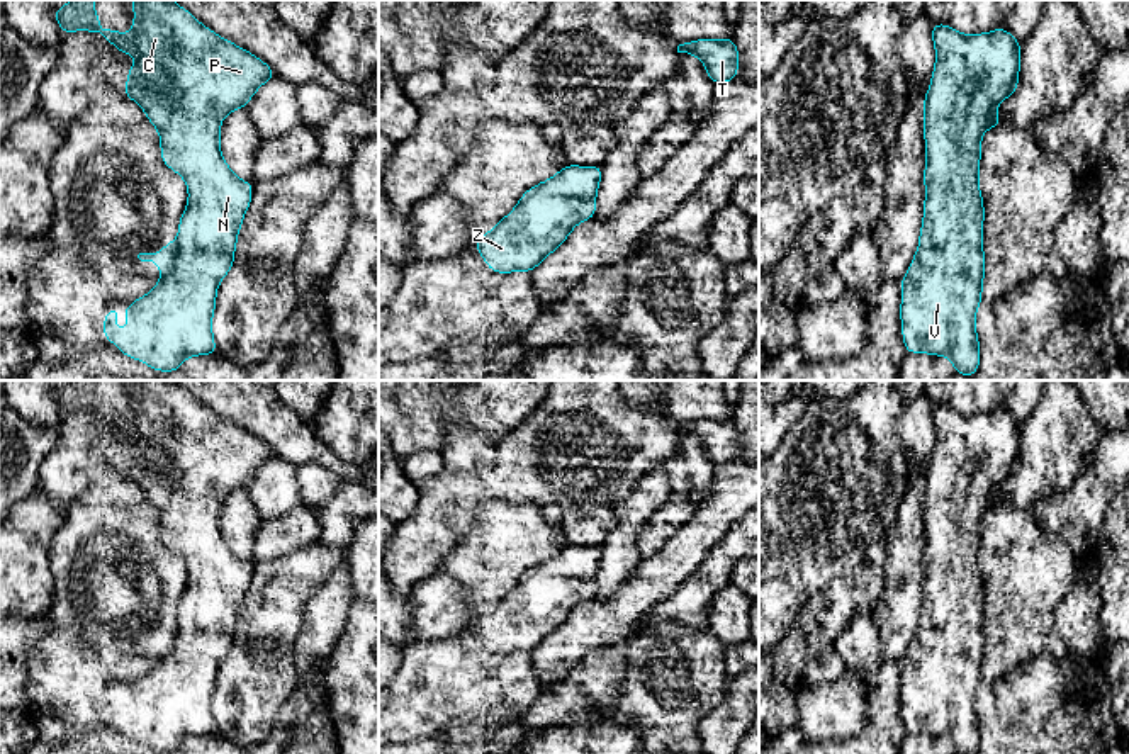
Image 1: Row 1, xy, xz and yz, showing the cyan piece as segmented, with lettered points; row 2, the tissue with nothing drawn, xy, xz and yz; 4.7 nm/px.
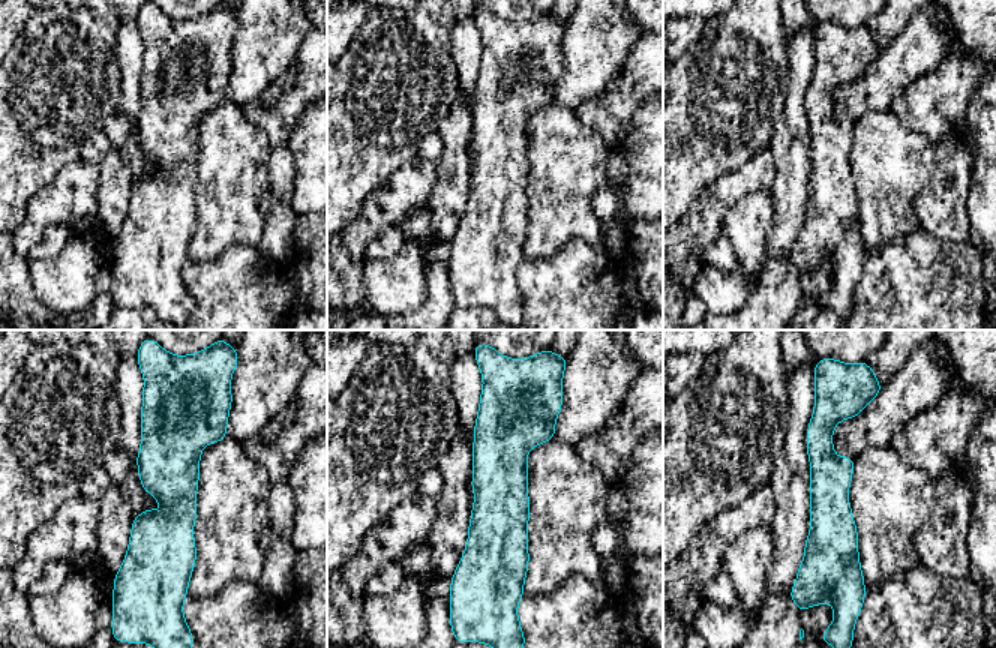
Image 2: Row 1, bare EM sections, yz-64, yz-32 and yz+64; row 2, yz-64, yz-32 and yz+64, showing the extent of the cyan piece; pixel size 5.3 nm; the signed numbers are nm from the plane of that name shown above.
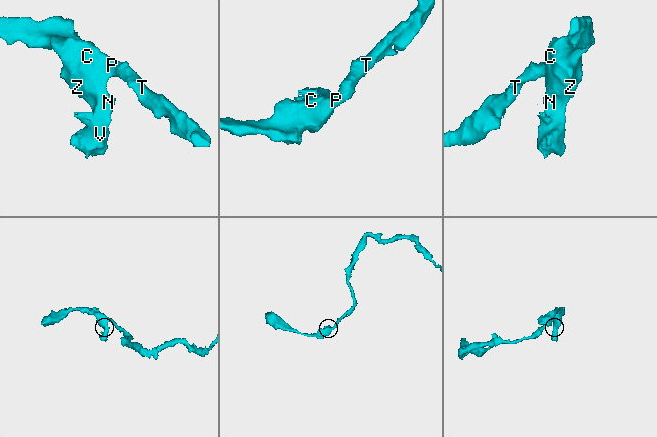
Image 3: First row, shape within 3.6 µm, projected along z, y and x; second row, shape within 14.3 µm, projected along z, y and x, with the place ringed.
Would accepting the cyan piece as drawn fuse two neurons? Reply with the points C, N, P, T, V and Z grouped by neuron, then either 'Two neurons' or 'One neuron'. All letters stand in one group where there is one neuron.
Groups: C N P T V Z. One neuron

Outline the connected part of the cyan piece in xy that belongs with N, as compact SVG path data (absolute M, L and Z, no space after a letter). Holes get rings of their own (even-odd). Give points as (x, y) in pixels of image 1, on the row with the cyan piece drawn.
M71 0L53 14L63 34L92 31L95 37L112 42L124 56L127 53L136 56L136 65L129 68L127 85L122 88L122 93L146 112L148 121L160 132L161 161L187 183L188 202L178 222L178 239L166 243L158 253L138 255L141 262L156 262L160 265L161 280L151 292L131 302L129 307L117 309L110 306L102 324L105 343L114 343L126 357L143 360L158 372L173 372L182 369L187 357L216 355L217 352L212 336L217 287L234 263L238 233L253 195L253 183L238 178L224 161L219 148L221 121L234 109L246 109L255 92L265 82L277 78L277 75L265 61L244 48L222 39L173 0L132 0L132 10L134 24L127 34L105 27L98 20L95 0ZM117 312L127 312L131 319L121 336L115 335Z

